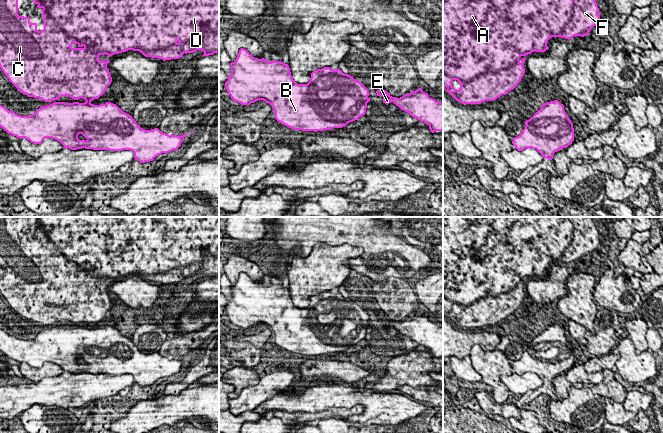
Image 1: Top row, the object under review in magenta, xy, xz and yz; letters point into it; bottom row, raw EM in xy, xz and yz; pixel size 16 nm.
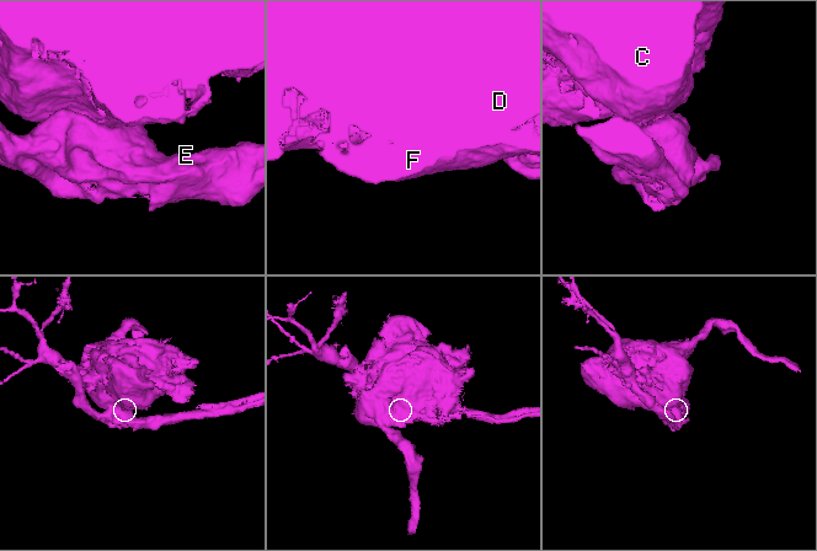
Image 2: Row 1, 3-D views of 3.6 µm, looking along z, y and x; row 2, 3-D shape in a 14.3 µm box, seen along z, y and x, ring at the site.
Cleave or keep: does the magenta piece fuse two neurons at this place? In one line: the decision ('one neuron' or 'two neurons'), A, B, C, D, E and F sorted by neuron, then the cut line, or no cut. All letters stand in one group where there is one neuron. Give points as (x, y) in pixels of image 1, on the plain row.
two neurons | A C D F / B E | xy (136, 347), (134, 359), (126, 371), (107, 373)

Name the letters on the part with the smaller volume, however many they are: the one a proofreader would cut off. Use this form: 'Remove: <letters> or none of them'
Remove: B, E

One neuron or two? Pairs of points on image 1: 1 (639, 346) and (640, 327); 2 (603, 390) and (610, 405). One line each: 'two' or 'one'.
1: one
2: two

